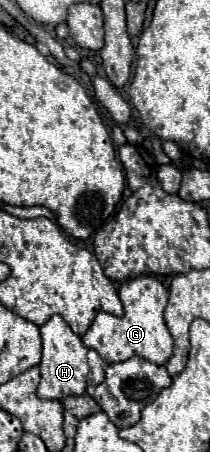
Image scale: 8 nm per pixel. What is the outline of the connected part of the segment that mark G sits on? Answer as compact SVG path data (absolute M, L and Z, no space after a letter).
M137 276L121 284L119 298L125 306L125 314L117 318L113 314L99 312L87 334L81 336L83 344L93 348L107 364L125 362L131 356L139 356L153 364L165 364L173 354L173 338L163 320L163 310L169 300L167 288L155 276Z

